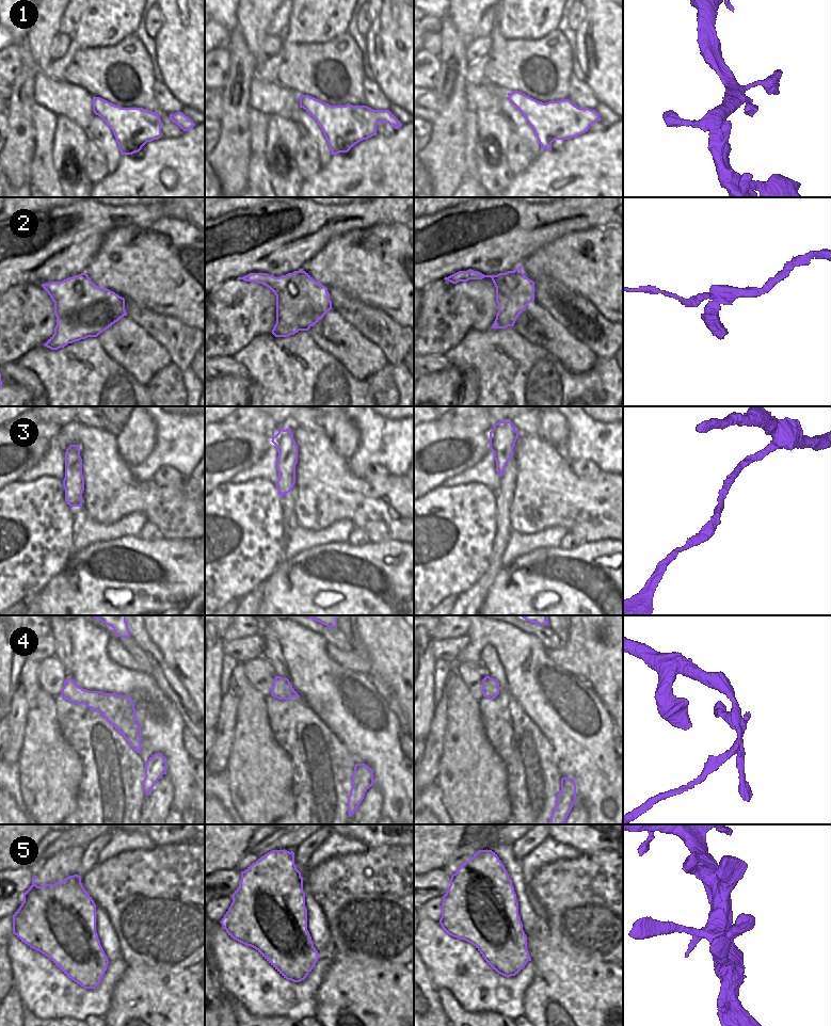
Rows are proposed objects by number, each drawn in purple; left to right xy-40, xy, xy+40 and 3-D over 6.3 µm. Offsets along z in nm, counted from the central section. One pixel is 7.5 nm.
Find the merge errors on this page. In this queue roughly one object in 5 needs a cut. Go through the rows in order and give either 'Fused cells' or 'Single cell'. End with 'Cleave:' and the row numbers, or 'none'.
1: Single cell
2: Single cell
3: Single cell
4: Fused cells
5: Single cell
Cleave: 4.

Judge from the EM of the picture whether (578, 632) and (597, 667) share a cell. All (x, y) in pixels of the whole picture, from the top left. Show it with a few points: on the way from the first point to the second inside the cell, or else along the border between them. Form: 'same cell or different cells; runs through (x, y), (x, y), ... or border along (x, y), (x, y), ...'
same cell; runs through (587, 641), (597, 652), (597, 658)

